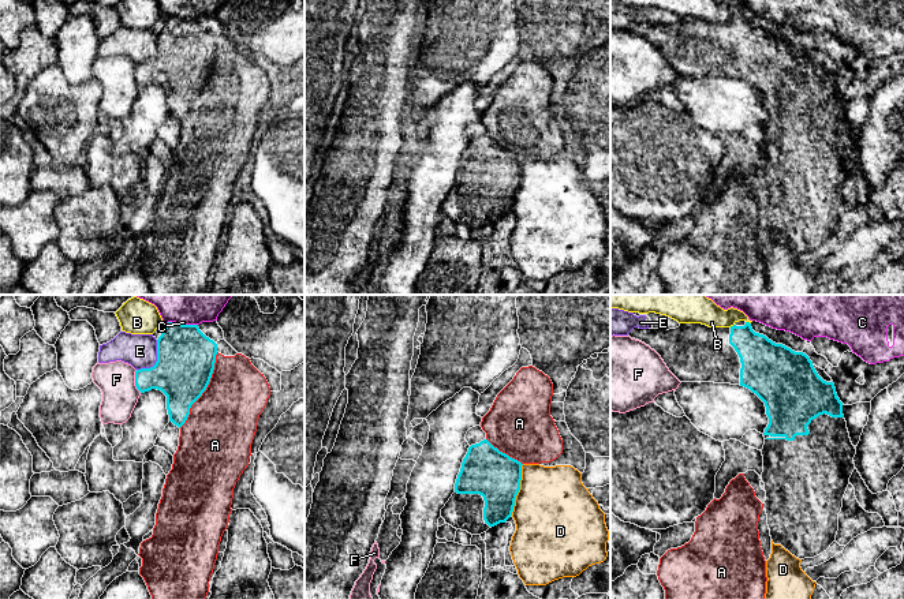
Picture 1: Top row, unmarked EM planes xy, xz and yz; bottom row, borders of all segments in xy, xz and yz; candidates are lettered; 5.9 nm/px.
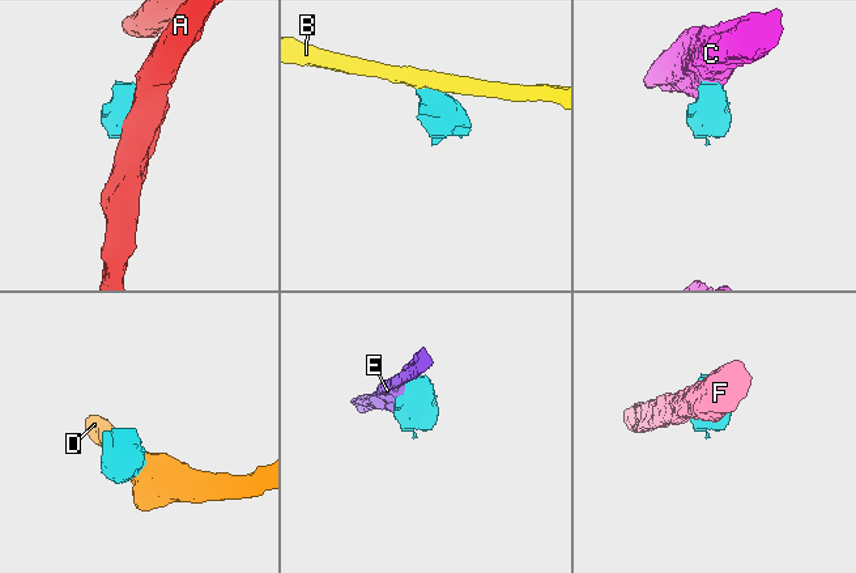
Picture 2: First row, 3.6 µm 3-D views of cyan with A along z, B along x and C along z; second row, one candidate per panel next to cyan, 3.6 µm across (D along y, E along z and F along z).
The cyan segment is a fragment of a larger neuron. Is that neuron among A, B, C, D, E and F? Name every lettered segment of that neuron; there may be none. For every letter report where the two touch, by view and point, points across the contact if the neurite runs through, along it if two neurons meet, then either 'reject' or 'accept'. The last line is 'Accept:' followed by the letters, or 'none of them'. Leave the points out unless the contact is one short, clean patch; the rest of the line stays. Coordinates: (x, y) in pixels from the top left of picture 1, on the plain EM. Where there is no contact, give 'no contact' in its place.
A: meets cyan in xy at (205, 83); reject
B: meets cyan in yz at (749, 17); border along yz (746, 15), (750, 18); reject
C: meets cyan in xy at (180, 18); border along xy (167, 17), (197, 19); reject
D: meets cyan in xz at (519, 183); border along xz (523, 158), (519, 186), (511, 209); reject
E: meets cyan in xy at (157, 55); border along xy (157, 34), (157, 55), (149, 62), (137, 64); reject
F: meets cyan in xy at (135, 75); border along xy (135, 64), (135, 81), (141, 86); reject
Accept: none of them

